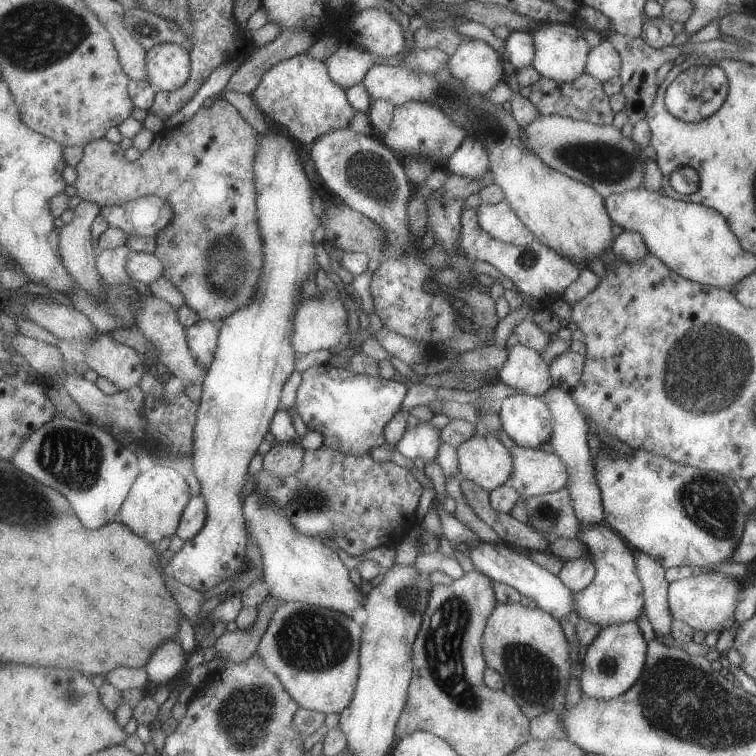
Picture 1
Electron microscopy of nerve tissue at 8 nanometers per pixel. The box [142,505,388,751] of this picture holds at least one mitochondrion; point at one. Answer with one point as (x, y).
(310, 640)

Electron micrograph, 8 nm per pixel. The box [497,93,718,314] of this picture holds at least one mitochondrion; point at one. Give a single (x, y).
(609, 164)

